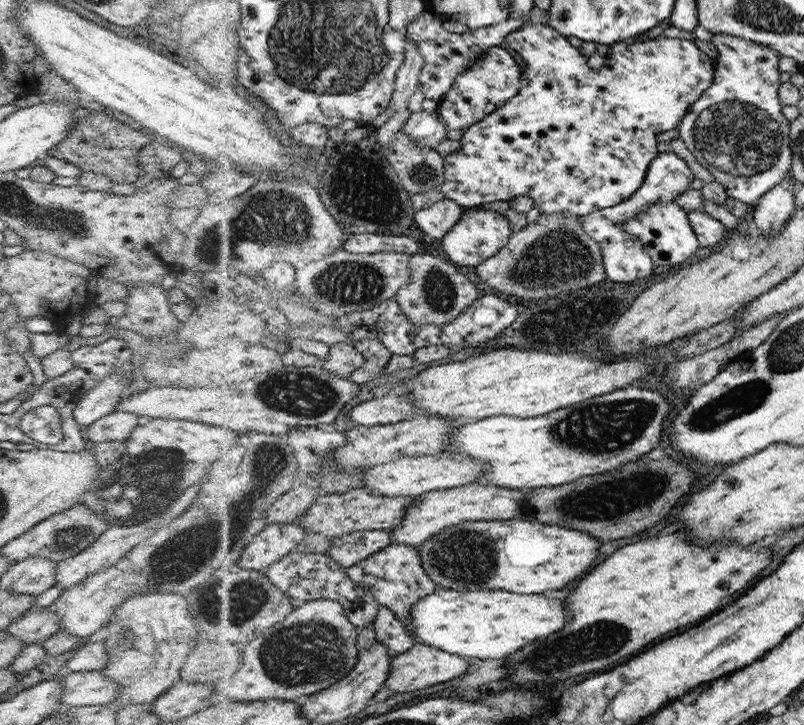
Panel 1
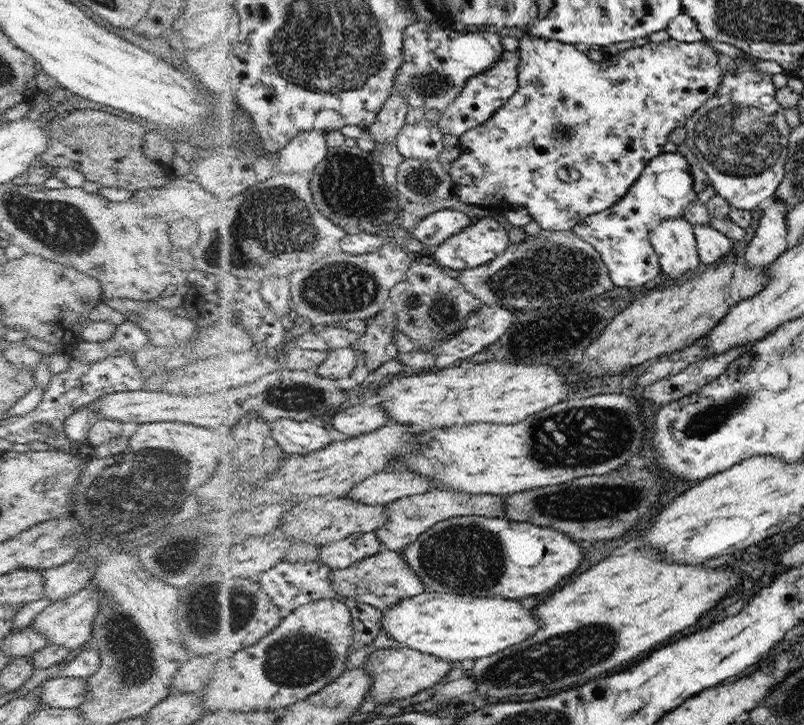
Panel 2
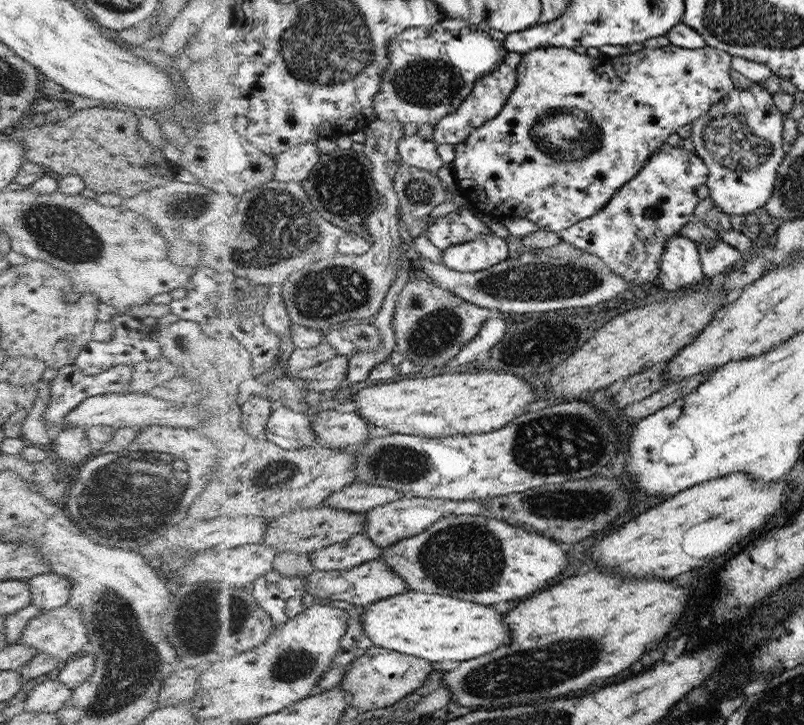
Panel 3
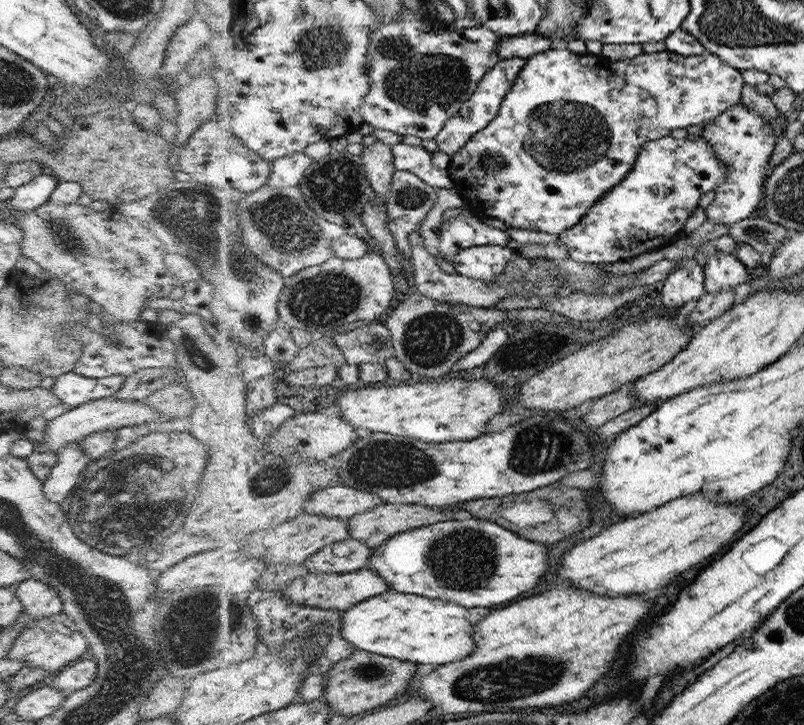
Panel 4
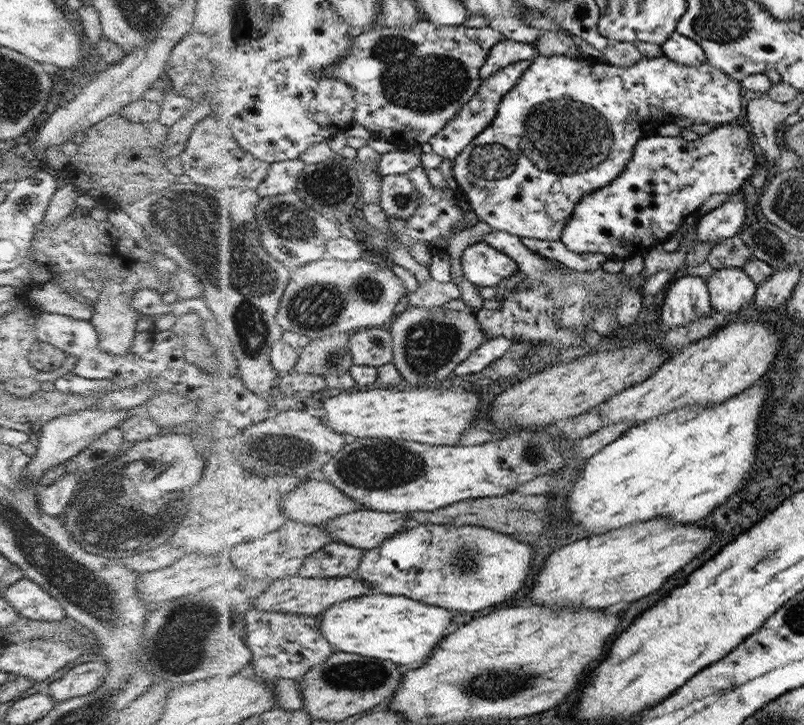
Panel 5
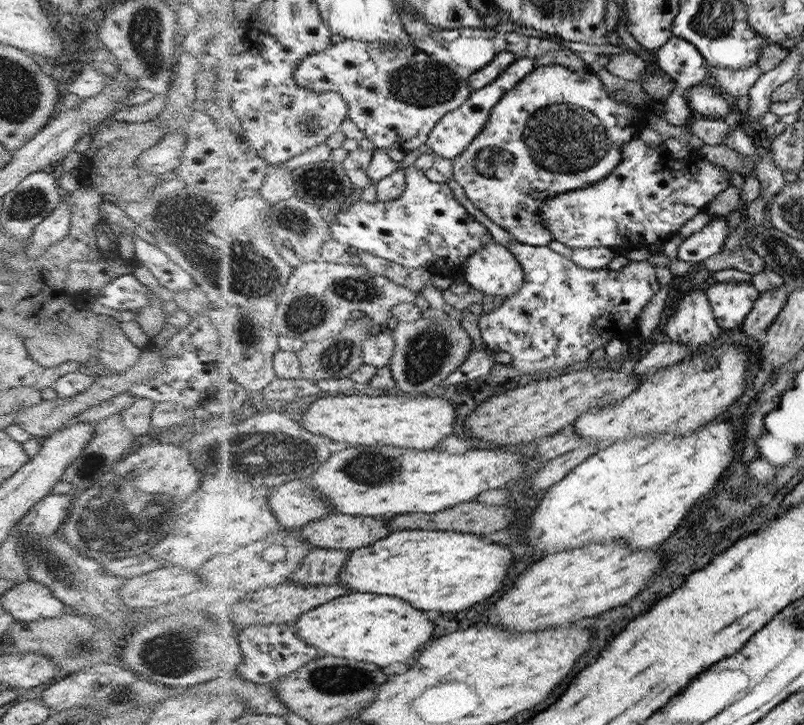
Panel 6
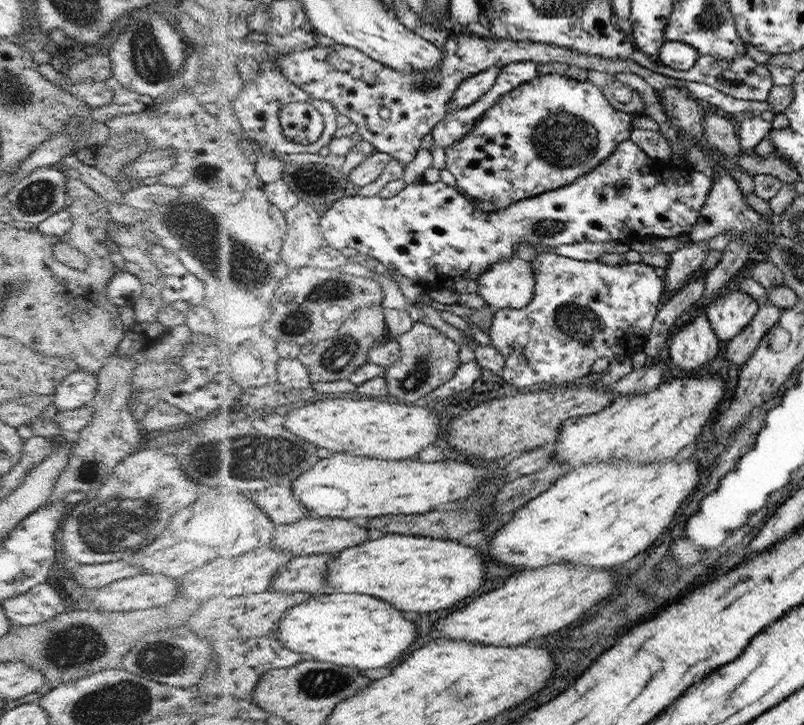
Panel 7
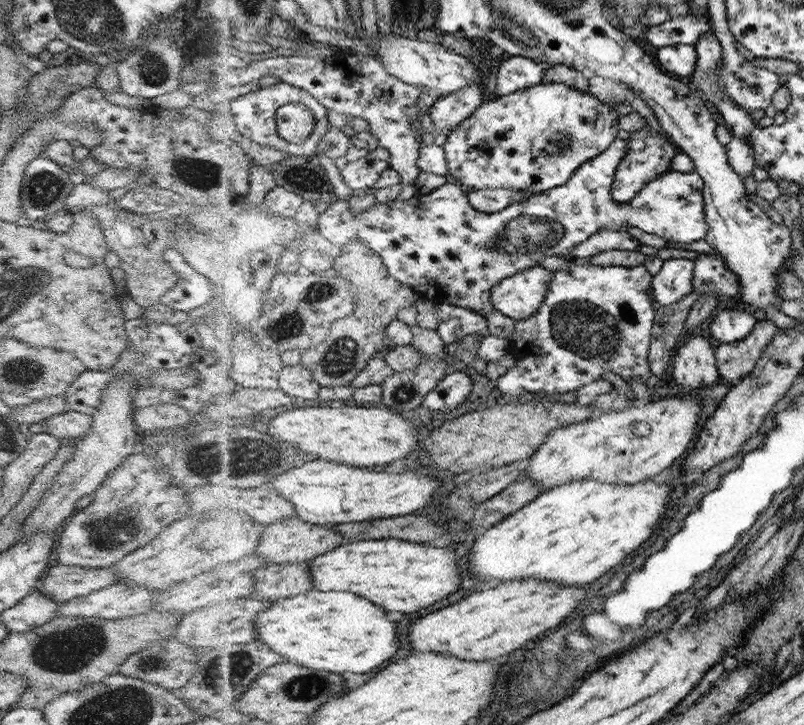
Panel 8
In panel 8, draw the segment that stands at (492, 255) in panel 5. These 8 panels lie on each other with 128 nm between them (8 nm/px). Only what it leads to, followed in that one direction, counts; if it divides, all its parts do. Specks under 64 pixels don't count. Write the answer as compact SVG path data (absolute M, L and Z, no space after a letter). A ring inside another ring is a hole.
M540 265L527 268L496 283L491 302L496 311L518 320L531 319L543 306L555 274Z

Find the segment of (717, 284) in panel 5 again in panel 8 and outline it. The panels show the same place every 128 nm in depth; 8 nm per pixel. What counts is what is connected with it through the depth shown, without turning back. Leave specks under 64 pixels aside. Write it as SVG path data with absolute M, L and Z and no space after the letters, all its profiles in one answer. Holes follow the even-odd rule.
M720 310L714 320L708 322L709 332L713 340L720 344L736 343L747 338L757 324L754 314L744 310Z

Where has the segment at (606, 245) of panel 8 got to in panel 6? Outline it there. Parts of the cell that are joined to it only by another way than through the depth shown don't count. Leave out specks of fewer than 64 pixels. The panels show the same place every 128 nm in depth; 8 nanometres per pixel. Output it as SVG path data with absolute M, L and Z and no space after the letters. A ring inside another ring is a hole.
M554 240L547 245L552 252L556 252L572 262L586 268L586 270L600 270L600 268L607 268L608 264L618 256L619 251L616 249L609 249L608 247L599 247L592 249L570 249L568 246L561 244Z

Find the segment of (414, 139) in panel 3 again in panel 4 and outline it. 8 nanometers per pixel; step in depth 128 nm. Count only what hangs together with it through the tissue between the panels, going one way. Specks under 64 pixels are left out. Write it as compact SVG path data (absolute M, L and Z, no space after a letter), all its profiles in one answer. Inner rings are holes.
M401 142L394 145L393 149L394 161L396 161L398 171L414 172L438 189L456 187L449 169L438 168L432 160L433 152L426 150L424 146L411 146Z

